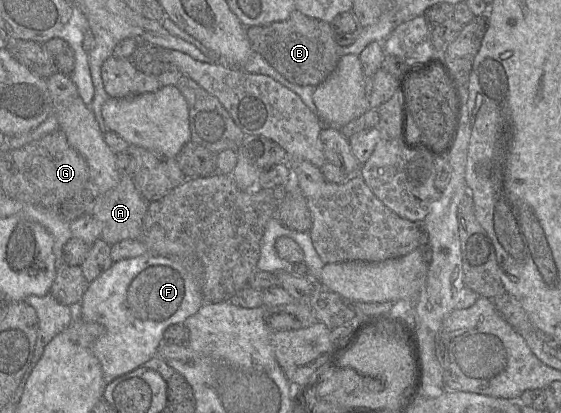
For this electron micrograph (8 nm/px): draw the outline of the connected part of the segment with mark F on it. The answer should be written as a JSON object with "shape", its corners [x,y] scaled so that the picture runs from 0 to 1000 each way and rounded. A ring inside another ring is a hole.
{"shape":[[[276,615],[212,630],[159,685],[143,729],[144,770],[171,780],[187,794],[187,806],[166,831],[166,857],[176,872],[187,925],[226,906],[280,860],[291,831],[291,806],[310,785],[326,785],[364,736],[357,683],[324,632]]]}

